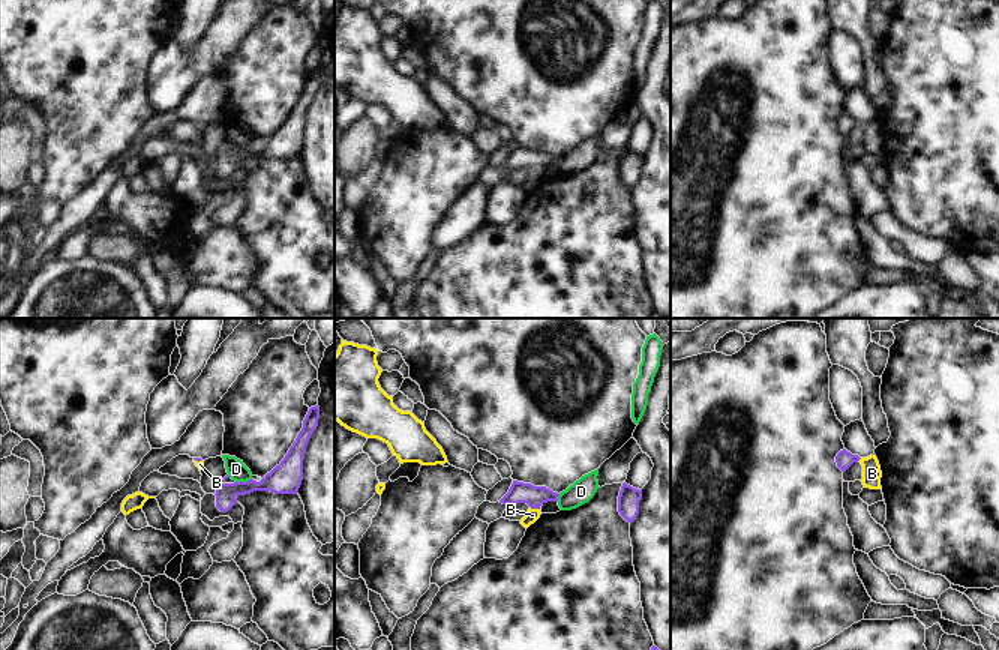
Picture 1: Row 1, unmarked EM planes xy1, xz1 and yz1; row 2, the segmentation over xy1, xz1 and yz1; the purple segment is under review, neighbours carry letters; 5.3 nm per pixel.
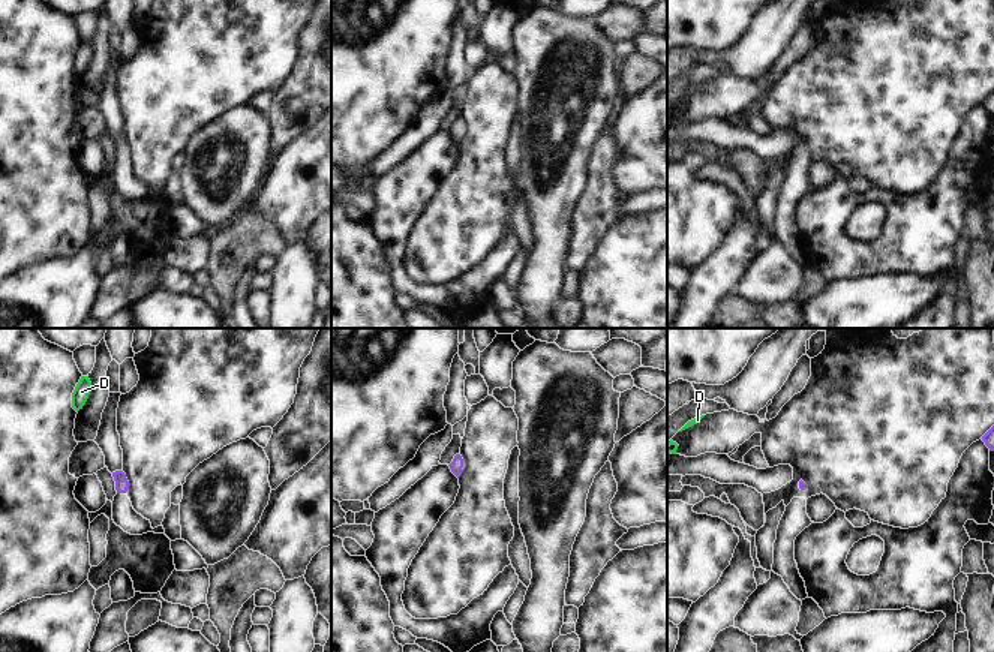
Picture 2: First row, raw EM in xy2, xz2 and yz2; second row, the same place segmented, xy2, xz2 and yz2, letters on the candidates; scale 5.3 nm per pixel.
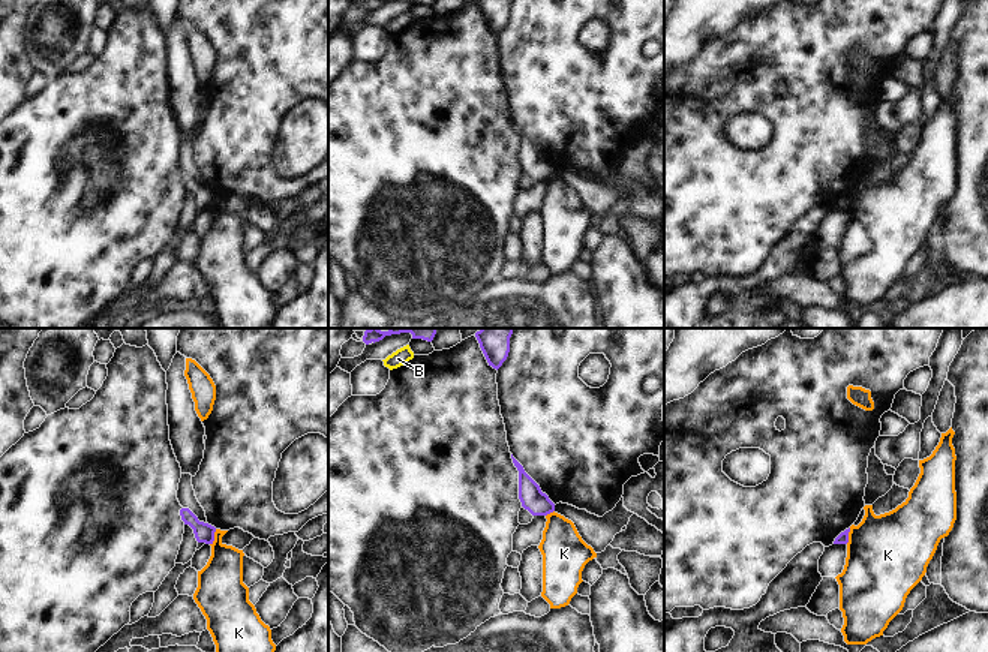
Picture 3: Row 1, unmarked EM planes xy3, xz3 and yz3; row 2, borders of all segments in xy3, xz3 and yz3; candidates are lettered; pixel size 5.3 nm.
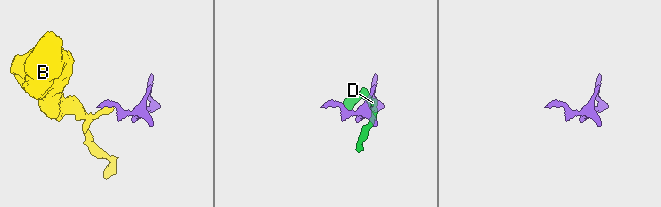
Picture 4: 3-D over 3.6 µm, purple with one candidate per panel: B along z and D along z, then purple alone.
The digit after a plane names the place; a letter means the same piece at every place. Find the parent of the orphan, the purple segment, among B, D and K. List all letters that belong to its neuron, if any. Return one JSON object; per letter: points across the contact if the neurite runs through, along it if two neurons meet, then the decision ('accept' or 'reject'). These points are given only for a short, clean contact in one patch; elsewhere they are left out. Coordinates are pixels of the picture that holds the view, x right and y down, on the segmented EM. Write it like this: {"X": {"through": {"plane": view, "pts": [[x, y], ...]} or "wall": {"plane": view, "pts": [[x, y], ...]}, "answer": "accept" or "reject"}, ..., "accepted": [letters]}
{"B": {"wall": {"plane": "xz1", "pts": [[530, 506], [537, 509]]}, "answer": "reject"}, "D": {"wall": {"plane": "xy1", "pts": [[251, 478], [236, 482]]}, "answer": "reject"}, "K": {"wall": {"plane": "xy3", "pts": [[216, 529], [215, 540], [210, 544]]}, "answer": "reject"}, "accepted": []}

